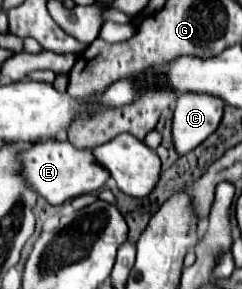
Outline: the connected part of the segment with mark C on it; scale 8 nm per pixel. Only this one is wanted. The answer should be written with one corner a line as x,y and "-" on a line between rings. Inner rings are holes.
182,94
174,108
172,142
178,156
202,144
220,124
224,102
200,94

